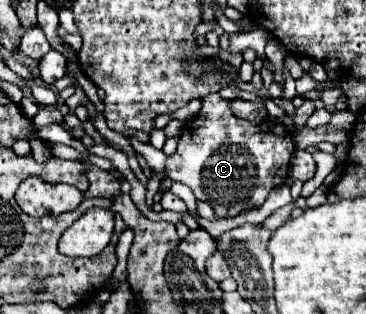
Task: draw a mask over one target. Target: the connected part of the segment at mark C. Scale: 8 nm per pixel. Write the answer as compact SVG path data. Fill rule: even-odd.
M220 94L202 98L202 110L184 124L178 150L166 160L172 180L186 184L194 196L208 202L216 218L230 218L246 208L260 206L274 186L288 176L294 144L282 122L246 122L230 112Z

